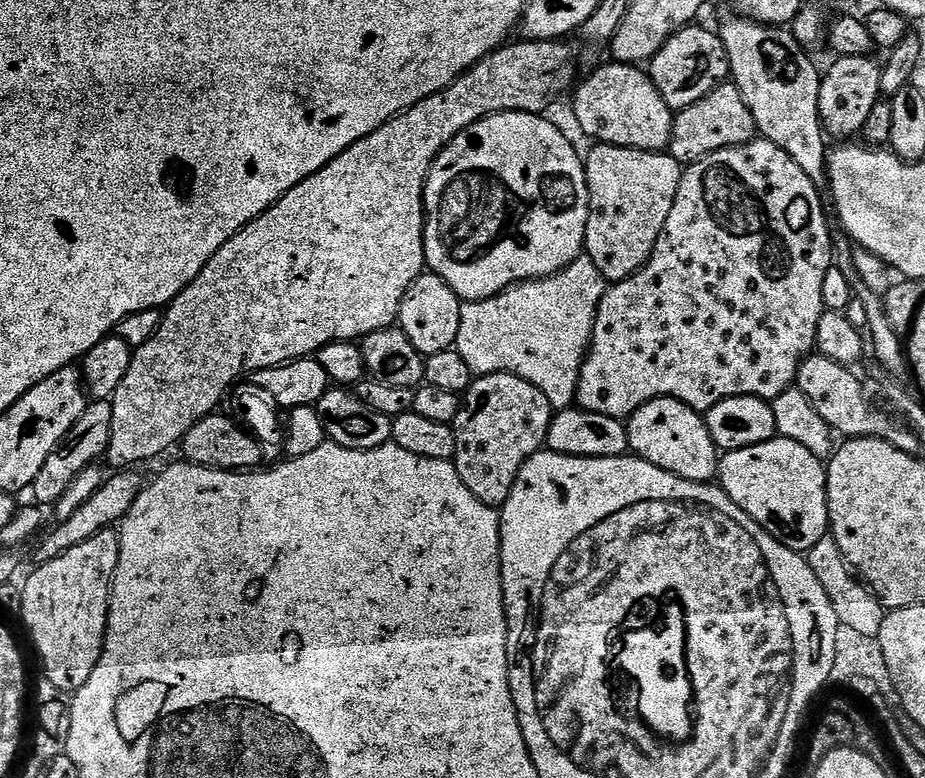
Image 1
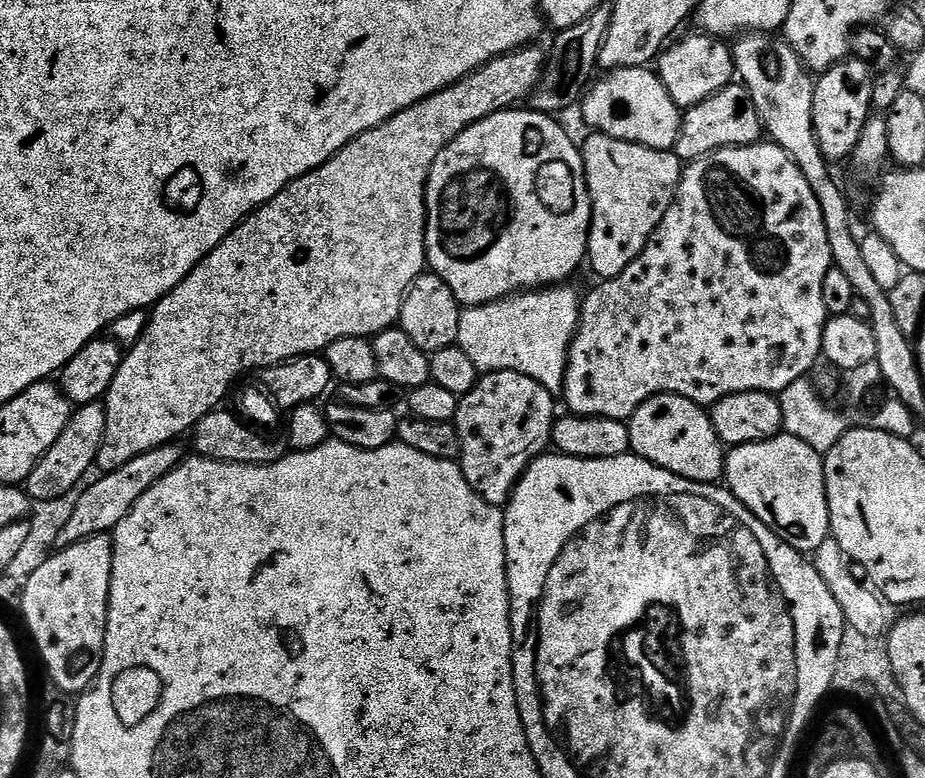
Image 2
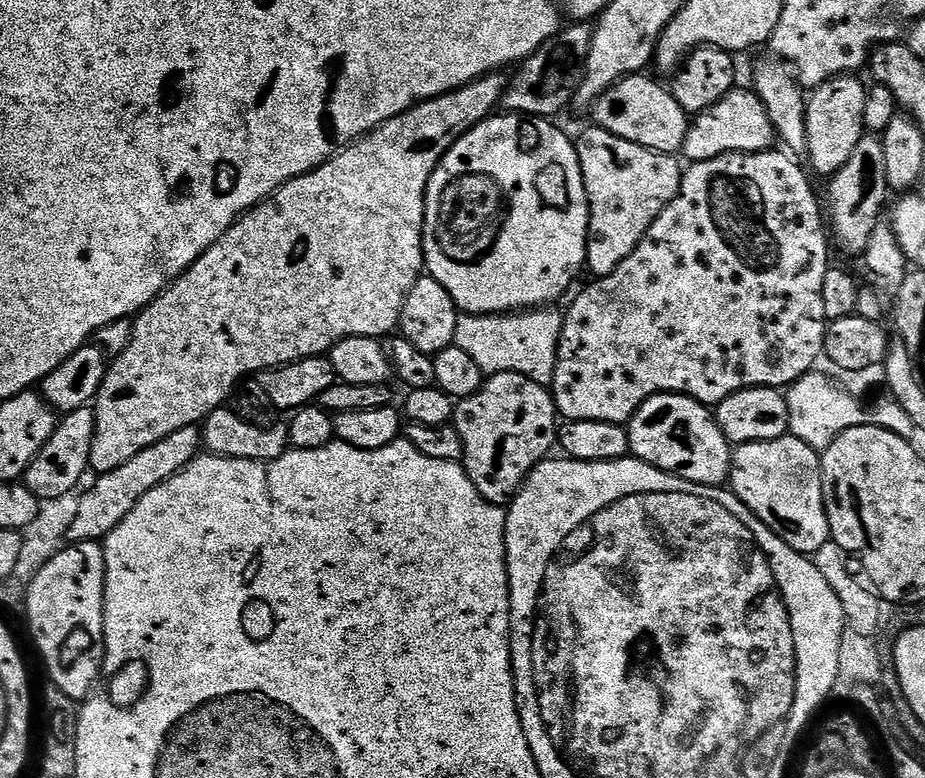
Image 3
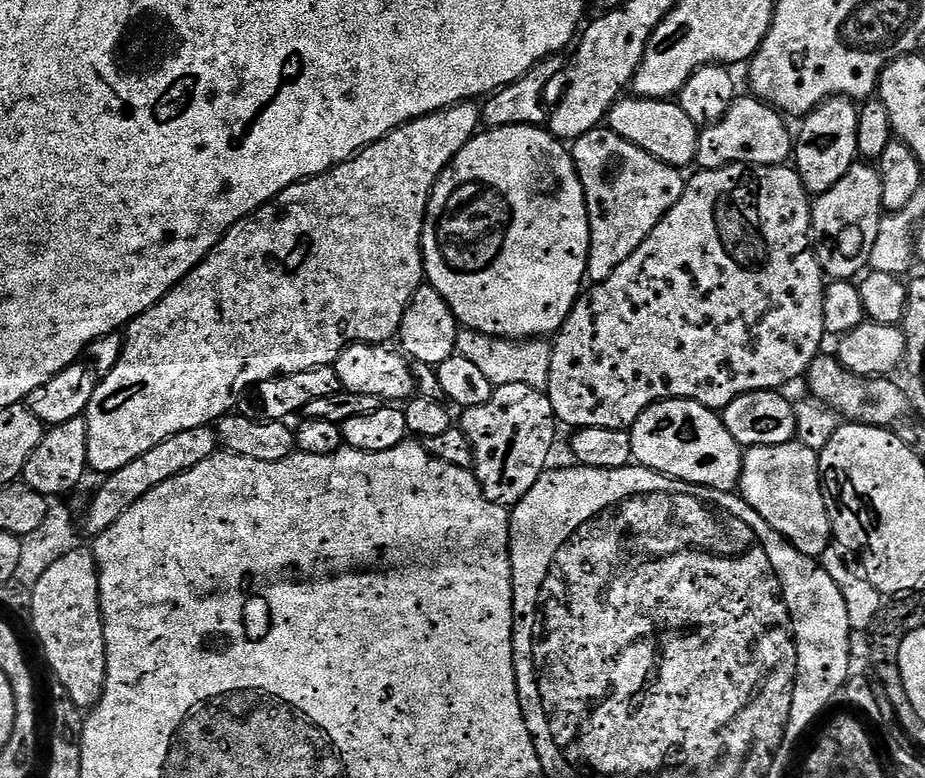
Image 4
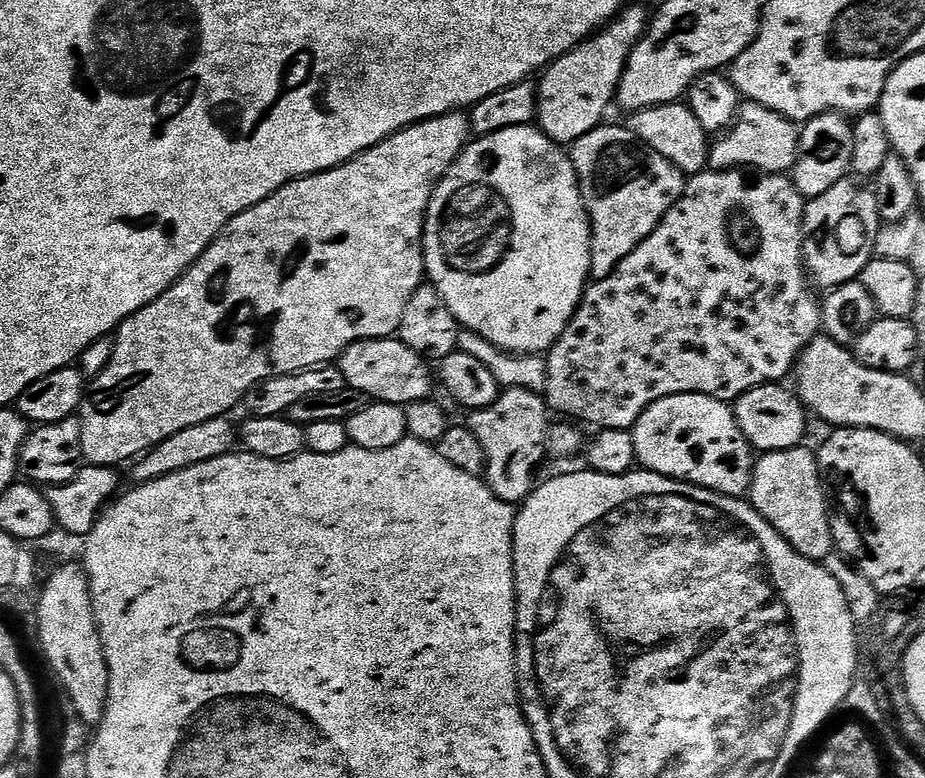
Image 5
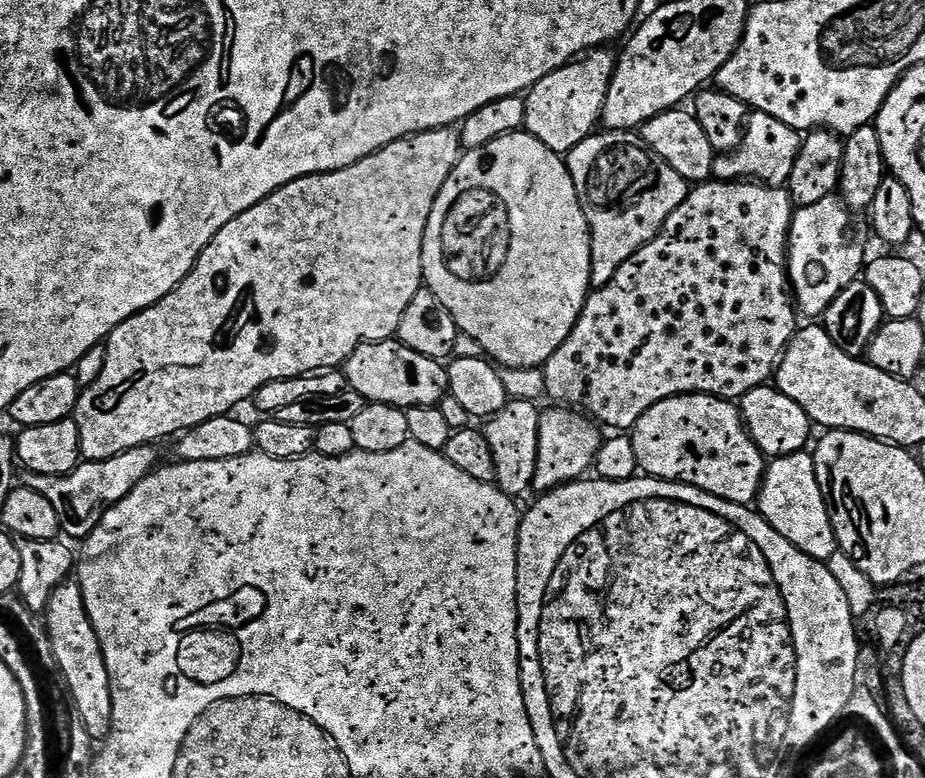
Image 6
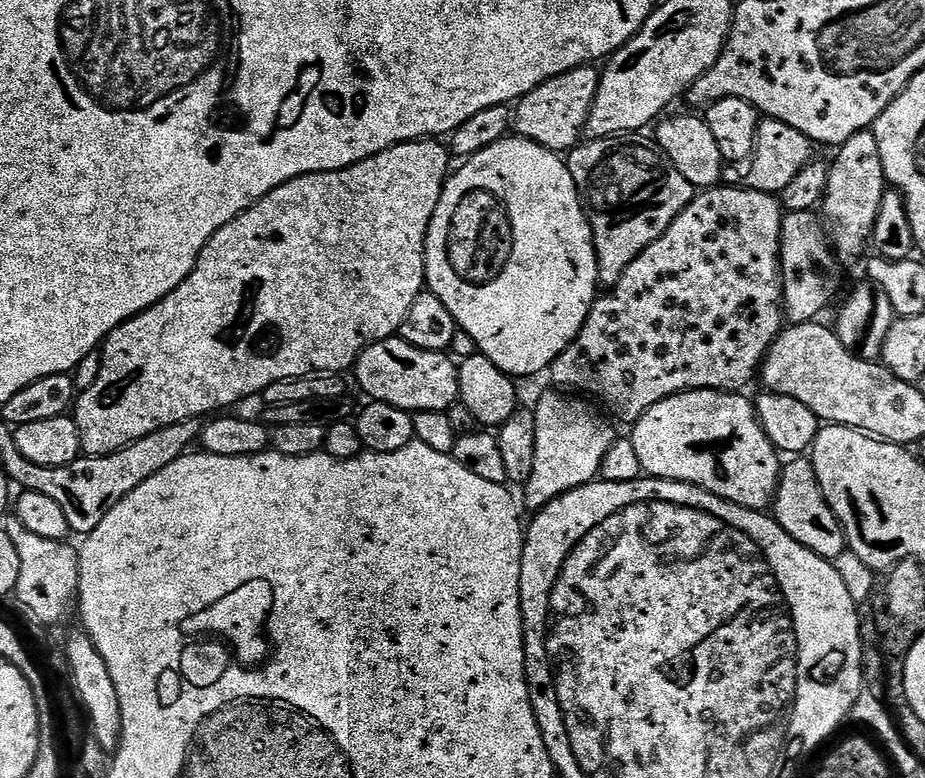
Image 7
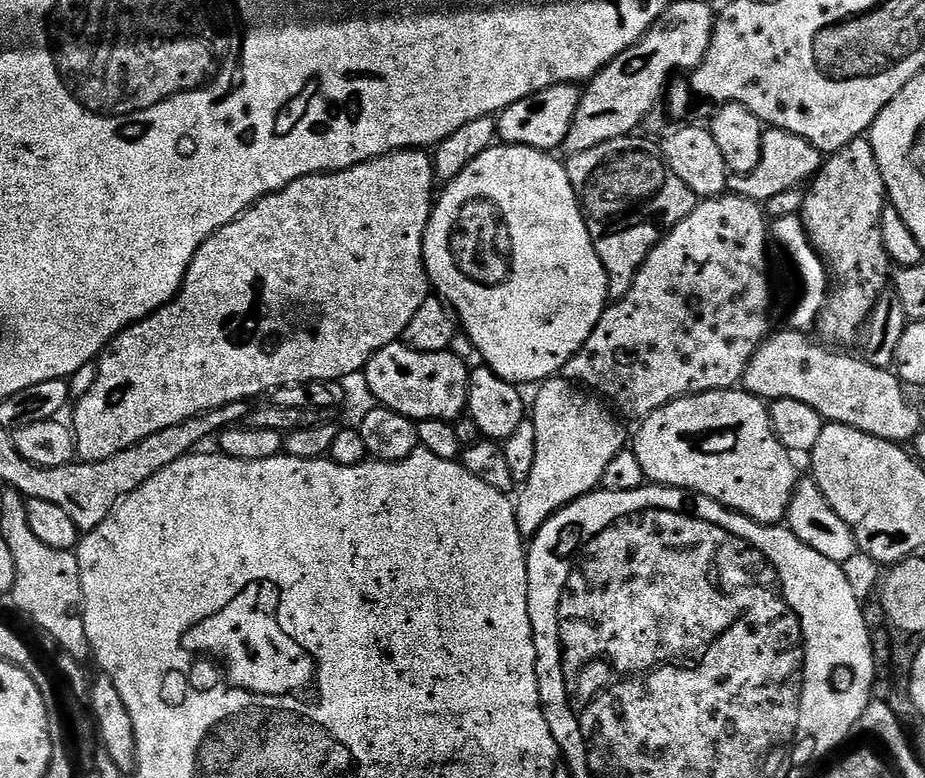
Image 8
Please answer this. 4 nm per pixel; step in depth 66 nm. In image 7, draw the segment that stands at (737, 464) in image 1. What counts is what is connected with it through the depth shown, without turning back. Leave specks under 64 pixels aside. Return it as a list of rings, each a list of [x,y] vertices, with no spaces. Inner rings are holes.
[[[792,458],[783,465],[780,473],[780,486],[776,490],[774,501],[775,520],[780,523],[782,530],[790,534],[790,538],[797,540],[802,546],[806,546],[814,554],[818,554],[824,560],[835,562],[846,551],[844,531],[822,490],[818,486],[818,478],[814,474],[814,466],[811,459]]]

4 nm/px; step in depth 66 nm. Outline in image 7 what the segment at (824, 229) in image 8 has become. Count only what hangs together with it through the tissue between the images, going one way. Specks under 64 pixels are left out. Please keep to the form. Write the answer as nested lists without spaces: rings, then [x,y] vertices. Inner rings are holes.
[[[872,130],[854,134],[854,138],[839,145],[837,152],[840,153],[837,154],[836,161],[833,159],[828,169],[822,216],[830,229],[835,251],[841,257],[860,256],[864,247],[869,247],[872,227],[876,225],[878,218],[878,206],[882,206],[882,198],[886,191],[882,154],[878,151],[878,138]]]

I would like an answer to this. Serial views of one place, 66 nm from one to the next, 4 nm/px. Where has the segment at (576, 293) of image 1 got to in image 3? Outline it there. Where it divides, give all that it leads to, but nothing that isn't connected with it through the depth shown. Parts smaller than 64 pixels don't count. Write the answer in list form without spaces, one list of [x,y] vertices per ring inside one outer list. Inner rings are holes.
[[[532,310],[527,314],[488,314],[483,318],[461,319],[456,329],[456,344],[478,362],[478,366],[496,376],[502,370],[522,374],[534,382],[551,385],[556,370],[556,355],[564,318],[558,311]]]

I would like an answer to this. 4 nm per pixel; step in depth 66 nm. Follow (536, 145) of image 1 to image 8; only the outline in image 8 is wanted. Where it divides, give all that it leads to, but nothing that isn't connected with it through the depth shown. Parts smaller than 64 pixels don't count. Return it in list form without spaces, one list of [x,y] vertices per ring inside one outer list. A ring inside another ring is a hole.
[[[497,143],[495,146],[486,149],[458,178],[454,178],[450,183],[443,185],[438,199],[432,209],[432,217],[428,220],[428,229],[424,235],[424,269],[428,271],[428,279],[435,295],[439,296],[453,313],[458,317],[459,327],[466,335],[472,339],[474,347],[480,351],[483,363],[494,374],[498,374],[506,382],[517,386],[524,384],[539,385],[545,380],[563,373],[566,362],[582,350],[586,338],[594,334],[594,326],[602,318],[605,308],[610,303],[608,294],[608,275],[598,258],[598,254],[592,245],[588,222],[584,219],[584,210],[580,206],[580,197],[577,196],[574,186],[568,177],[567,167],[563,163],[556,161],[555,155],[547,152],[539,152],[537,148],[527,148],[517,144]]]

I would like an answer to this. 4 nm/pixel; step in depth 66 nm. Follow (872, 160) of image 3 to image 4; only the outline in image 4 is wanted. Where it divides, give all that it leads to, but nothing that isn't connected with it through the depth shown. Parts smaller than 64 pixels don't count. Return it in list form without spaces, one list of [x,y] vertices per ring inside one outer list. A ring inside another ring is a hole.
[[[872,162],[852,164],[848,173],[834,182],[830,190],[815,197],[812,206],[812,239],[825,277],[851,281],[869,267],[870,254],[878,238],[878,226],[883,215],[882,178],[879,167]]]

